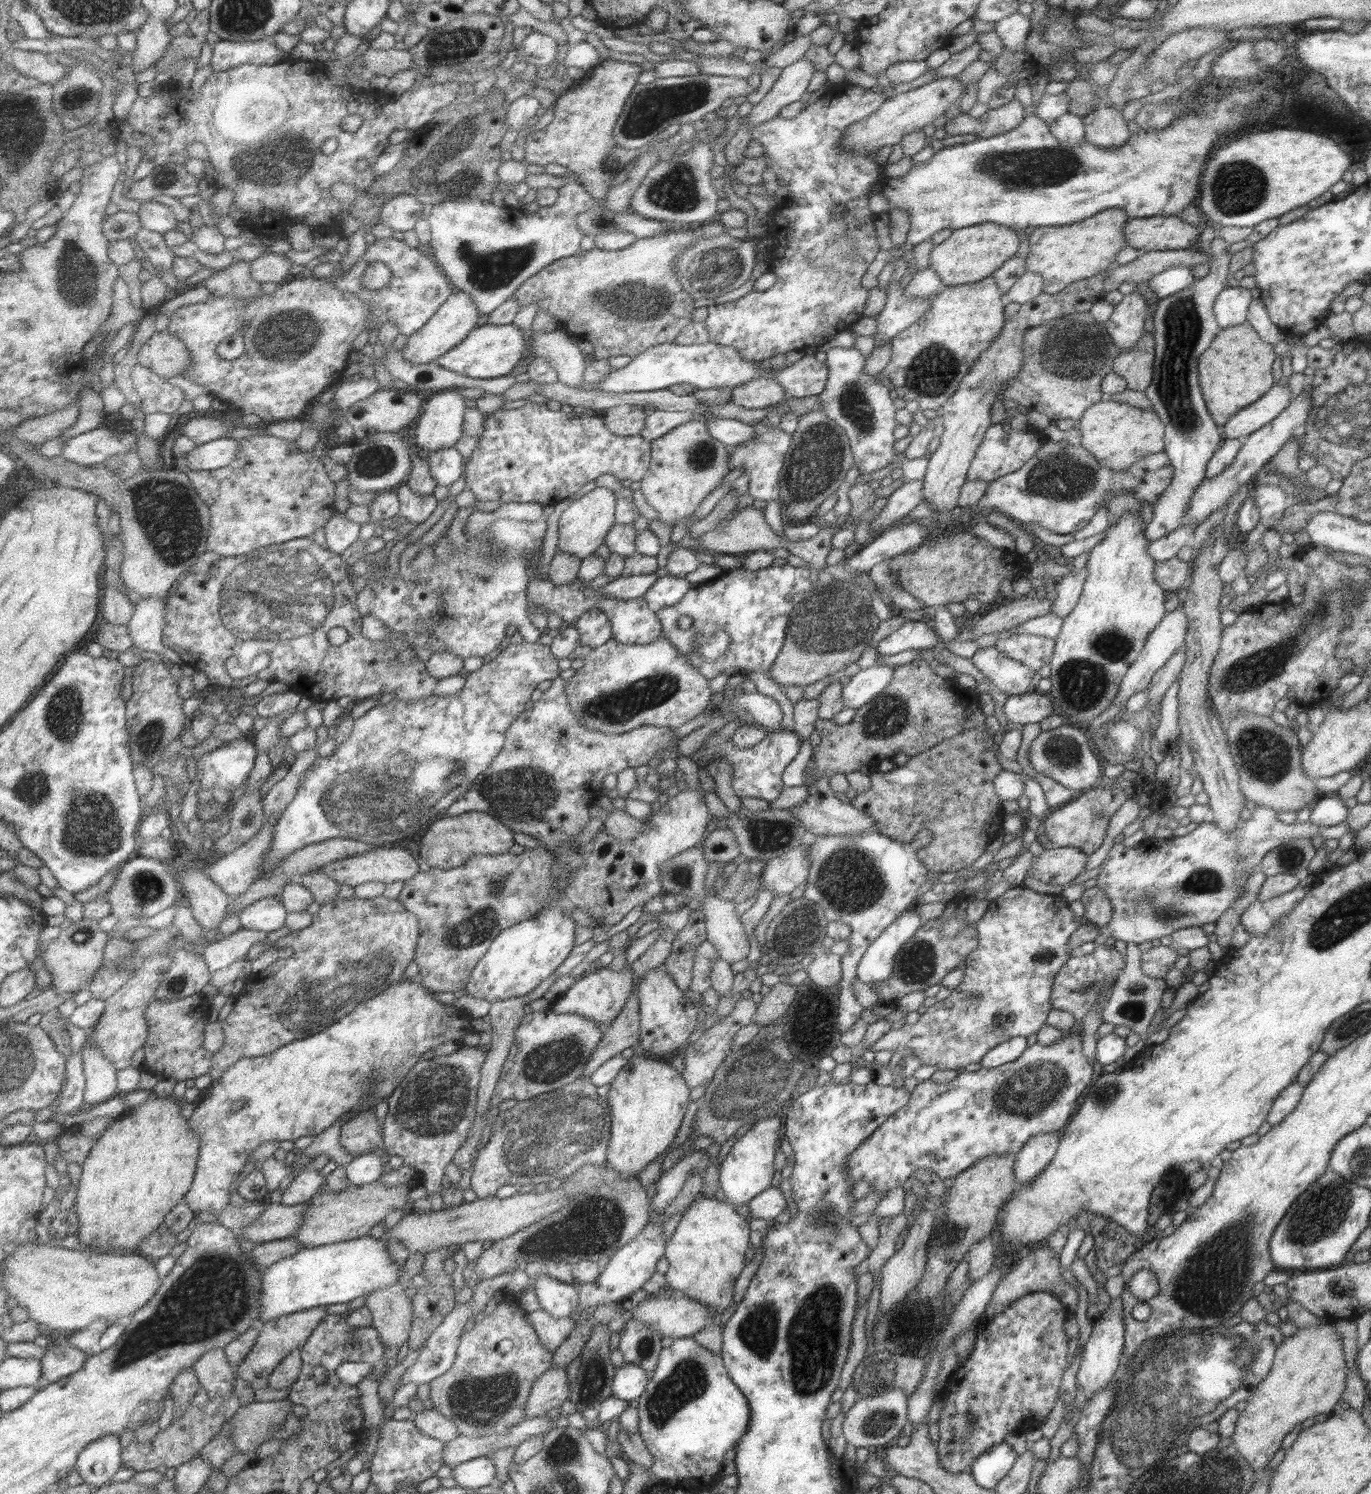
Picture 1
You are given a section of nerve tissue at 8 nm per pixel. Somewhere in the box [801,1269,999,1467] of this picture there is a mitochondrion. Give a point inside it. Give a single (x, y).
(912, 1322)

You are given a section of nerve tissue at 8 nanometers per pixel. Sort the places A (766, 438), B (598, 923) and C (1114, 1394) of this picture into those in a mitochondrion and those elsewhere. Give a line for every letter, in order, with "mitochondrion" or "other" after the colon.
A: mitochondrion
B: other
C: mitochondrion

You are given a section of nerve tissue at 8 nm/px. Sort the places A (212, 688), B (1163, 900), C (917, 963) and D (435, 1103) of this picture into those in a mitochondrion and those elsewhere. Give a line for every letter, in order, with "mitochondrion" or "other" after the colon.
A: other
B: mitochondrion
C: mitochondrion
D: mitochondrion

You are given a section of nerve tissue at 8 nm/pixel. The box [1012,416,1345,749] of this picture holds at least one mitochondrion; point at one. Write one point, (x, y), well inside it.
(1251, 671)

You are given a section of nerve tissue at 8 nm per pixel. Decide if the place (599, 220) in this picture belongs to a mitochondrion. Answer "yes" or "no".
yes

